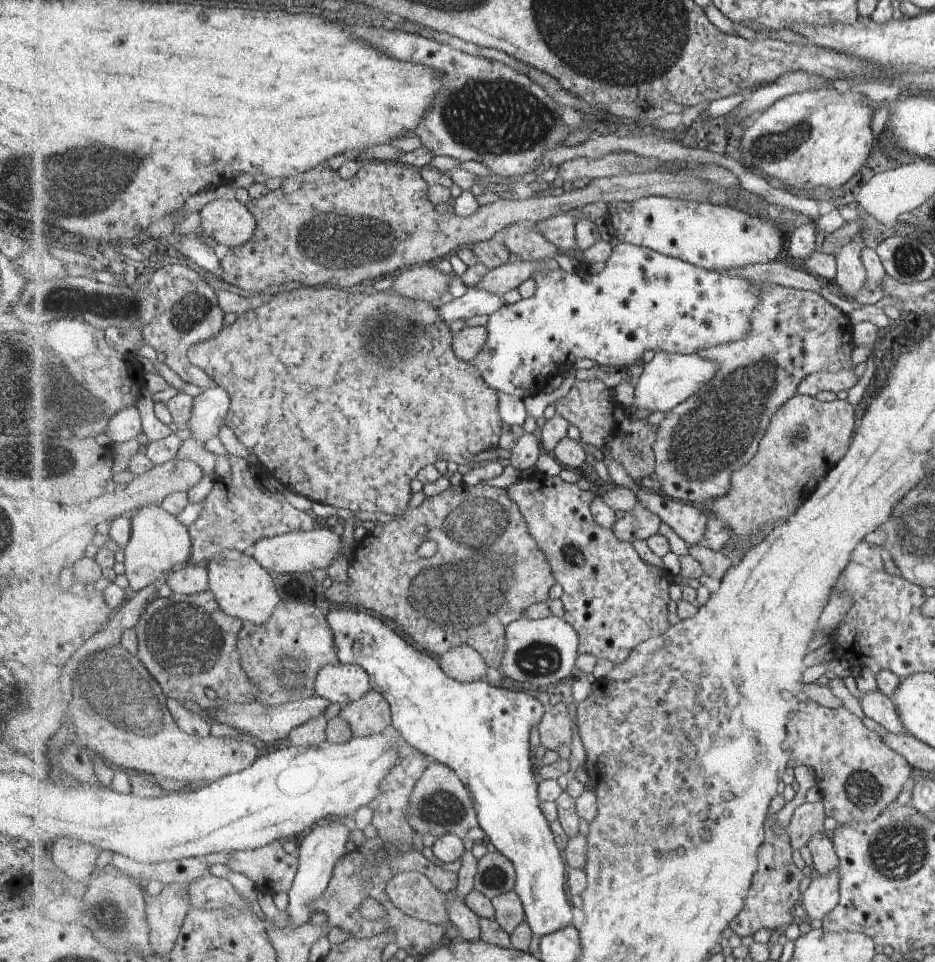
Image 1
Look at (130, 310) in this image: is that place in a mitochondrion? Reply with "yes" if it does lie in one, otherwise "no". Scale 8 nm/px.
yes

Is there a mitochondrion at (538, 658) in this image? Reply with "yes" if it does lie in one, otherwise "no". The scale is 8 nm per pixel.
yes

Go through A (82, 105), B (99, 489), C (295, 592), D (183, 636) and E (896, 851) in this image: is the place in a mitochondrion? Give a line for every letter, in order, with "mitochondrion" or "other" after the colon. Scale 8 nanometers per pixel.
A: other
B: other
C: other
D: mitochondrion
E: mitochondrion

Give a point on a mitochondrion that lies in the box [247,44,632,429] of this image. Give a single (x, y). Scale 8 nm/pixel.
(494, 116)

